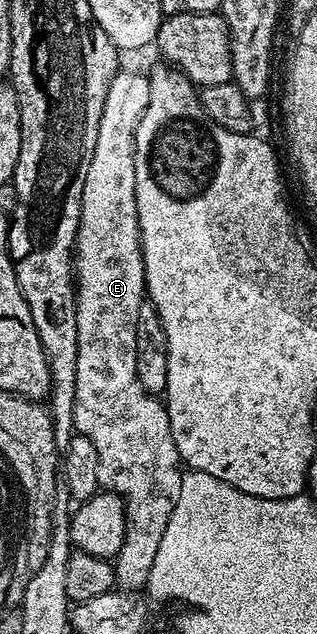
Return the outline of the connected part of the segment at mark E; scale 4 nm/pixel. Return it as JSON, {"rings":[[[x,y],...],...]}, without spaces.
{"rings":[[[121,71],[113,79],[109,87],[109,95],[105,97],[105,107],[101,111],[101,127],[97,127],[97,147],[93,147],[93,160],[89,163],[89,171],[85,175],[85,187],[81,191],[81,215],[79,230],[75,236],[73,250],[73,272],[75,275],[75,306],[77,307],[77,397],[73,403],[73,419],[75,433],[85,435],[89,443],[97,451],[97,479],[100,490],[110,491],[123,501],[125,511],[125,543],[121,543],[121,551],[113,559],[115,579],[118,588],[123,591],[139,591],[144,588],[149,579],[149,571],[153,571],[153,559],[157,555],[157,547],[161,543],[161,535],[165,535],[165,527],[169,527],[169,515],[173,515],[173,507],[177,507],[177,499],[181,499],[181,479],[184,470],[181,468],[177,443],[173,439],[173,431],[169,427],[167,406],[154,393],[147,393],[141,387],[141,379],[137,379],[137,315],[145,303],[147,284],[145,283],[145,267],[143,252],[139,238],[139,220],[137,219],[137,191],[135,190],[135,132],[137,123],[145,115],[145,107],[149,107],[150,76],[139,73]]]}

